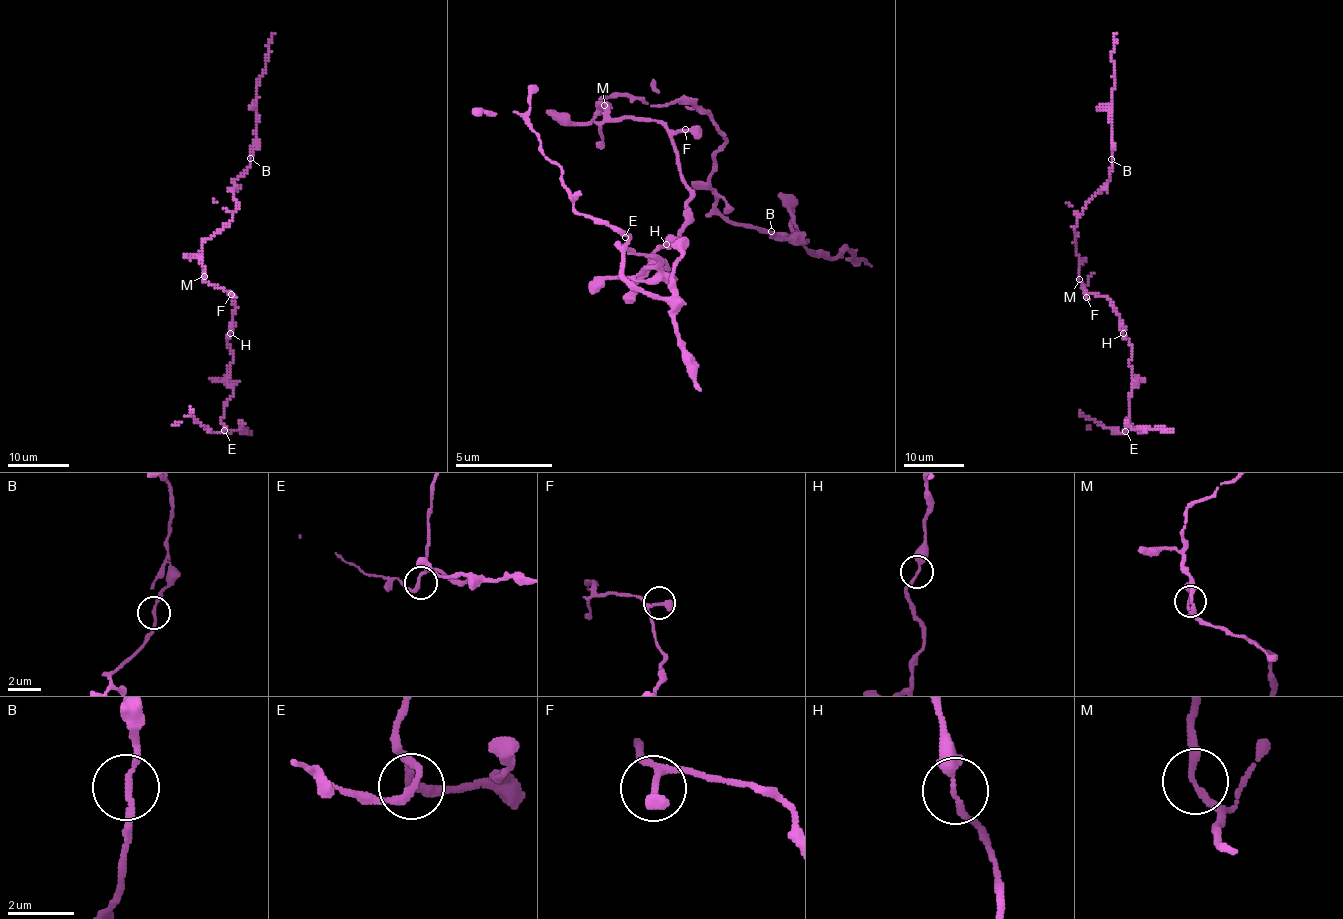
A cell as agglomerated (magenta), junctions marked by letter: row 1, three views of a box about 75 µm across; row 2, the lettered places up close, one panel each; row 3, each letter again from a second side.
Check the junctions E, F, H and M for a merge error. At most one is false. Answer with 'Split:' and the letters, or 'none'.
Split: none

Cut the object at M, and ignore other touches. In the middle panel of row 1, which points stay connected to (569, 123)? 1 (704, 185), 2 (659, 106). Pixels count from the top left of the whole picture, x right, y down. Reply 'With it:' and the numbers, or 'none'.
With it: 1, 2

